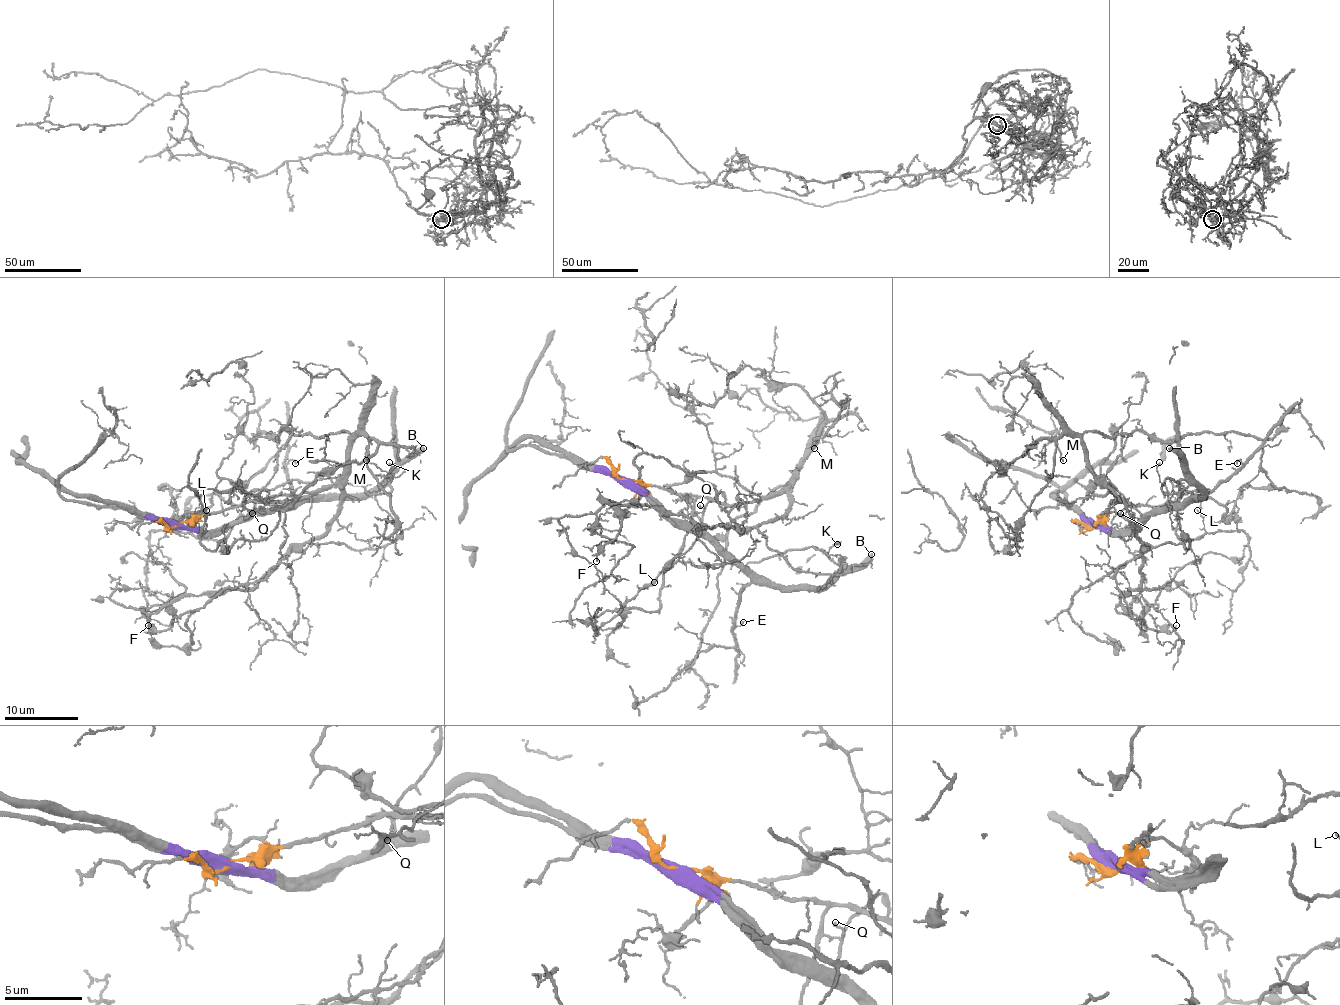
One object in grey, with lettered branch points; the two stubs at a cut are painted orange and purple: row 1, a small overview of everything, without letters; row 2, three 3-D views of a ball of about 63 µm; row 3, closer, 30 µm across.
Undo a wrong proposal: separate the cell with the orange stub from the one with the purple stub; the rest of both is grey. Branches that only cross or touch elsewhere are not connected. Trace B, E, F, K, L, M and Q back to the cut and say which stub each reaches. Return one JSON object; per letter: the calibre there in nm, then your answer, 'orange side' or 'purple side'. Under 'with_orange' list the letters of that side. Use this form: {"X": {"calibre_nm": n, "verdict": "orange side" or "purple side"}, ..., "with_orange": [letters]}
{"B": {"calibre_nm": 480, "verdict": "purple side"}, "E": {"calibre_nm": 140, "verdict": "purple side"}, "F": {"calibre_nm": 140, "verdict": "orange side"}, "K": {"calibre_nm": 130, "verdict": "purple side"}, "L": {"calibre_nm": 100, "verdict": "purple side"}, "M": {"calibre_nm": 110, "verdict": "orange side"}, "Q": {"calibre_nm": 120, "verdict": "orange side"}, "with_orange": ["F", "M", "Q"]}

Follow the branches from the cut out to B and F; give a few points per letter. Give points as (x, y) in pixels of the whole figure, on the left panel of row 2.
B: (173, 524), (218, 530), (257, 515), (286, 510), (306, 499), (326, 499), (337, 493), (374, 493), (423, 447)
F: (174, 524), (251, 500), (341, 491), (332, 524), (249, 588), (180, 596), (169, 629), (149, 632), (149, 625)

